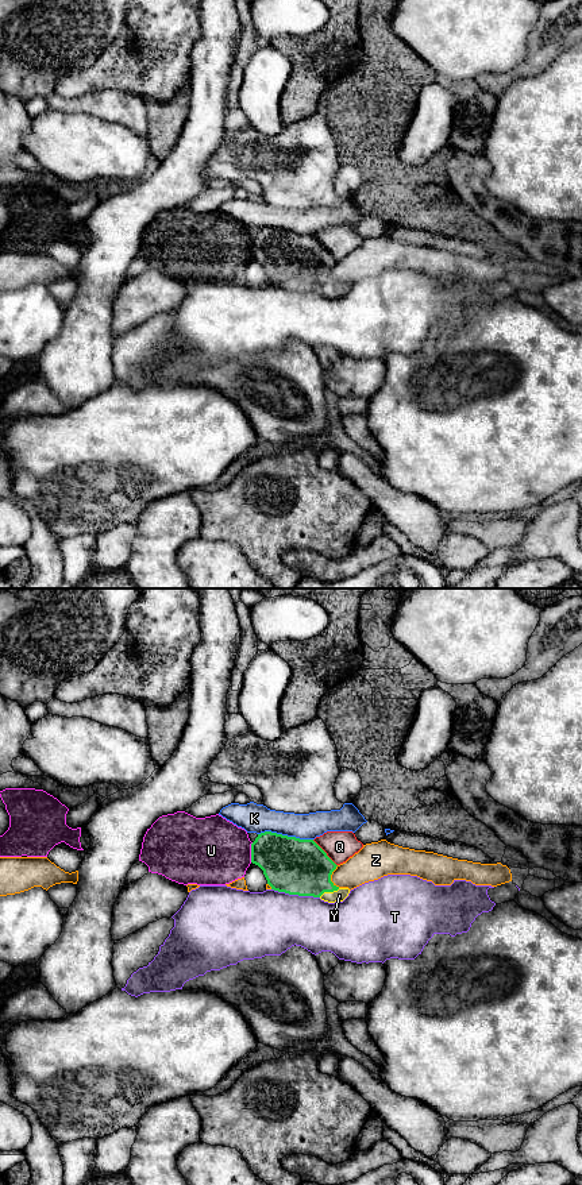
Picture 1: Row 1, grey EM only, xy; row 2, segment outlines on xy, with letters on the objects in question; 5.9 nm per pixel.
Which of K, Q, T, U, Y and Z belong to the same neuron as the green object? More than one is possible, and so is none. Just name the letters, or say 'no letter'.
Y

